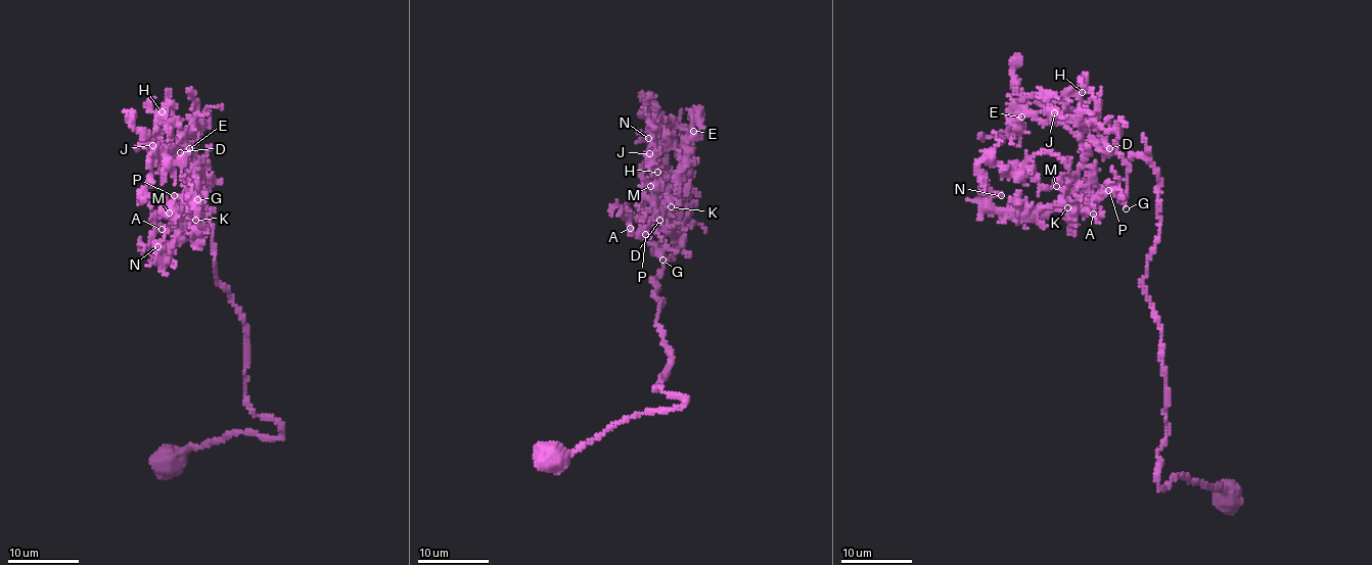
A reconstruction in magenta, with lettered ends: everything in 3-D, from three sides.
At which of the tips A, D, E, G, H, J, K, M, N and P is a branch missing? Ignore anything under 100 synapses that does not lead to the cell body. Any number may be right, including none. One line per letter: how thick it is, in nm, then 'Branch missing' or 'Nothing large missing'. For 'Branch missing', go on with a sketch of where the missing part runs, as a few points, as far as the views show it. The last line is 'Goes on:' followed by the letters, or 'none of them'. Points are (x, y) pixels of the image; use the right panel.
A: Thickness 200 nm. Nothing large missing
D: Thickness 130 nm. Nothing large missing
E: Thickness 260 nm. Nothing large missing
G: Thickness 180 nm. Branch missing. Course of what is missing: (1126, 208), (1126, 250), (1112, 272), (1050, 263), (1032, 273), (998, 268), (989, 259), (993, 235)
H: Thickness 100 nm. Nothing large missing
J: Thickness 170 nm. Nothing large missing
K: Thickness 120 nm. Nothing large missing
M: Thickness 140 nm. Nothing large missing
N: Thickness 180 nm. Nothing large missing
P: Thickness 120 nm. Nothing large missing
Goes on: G

